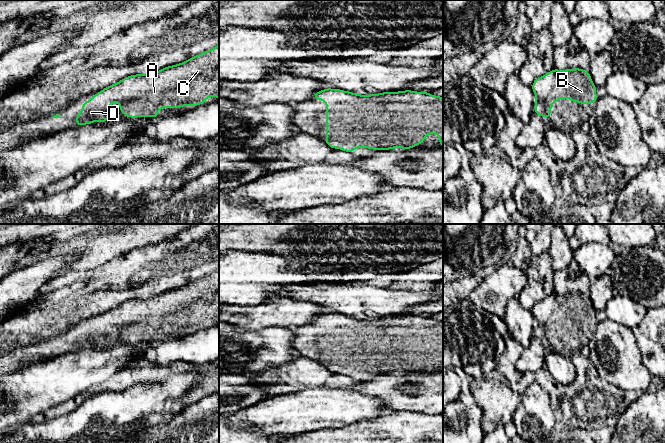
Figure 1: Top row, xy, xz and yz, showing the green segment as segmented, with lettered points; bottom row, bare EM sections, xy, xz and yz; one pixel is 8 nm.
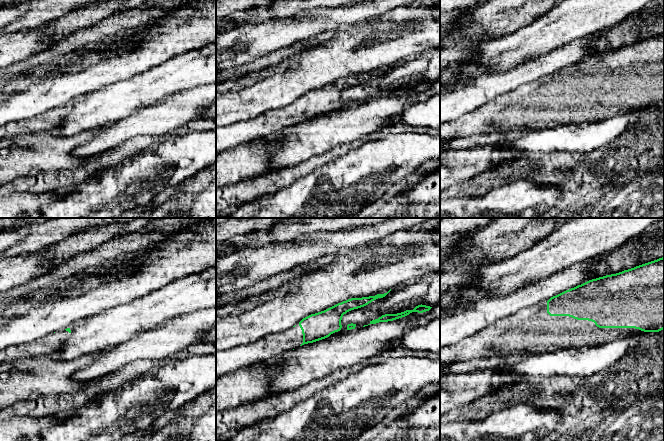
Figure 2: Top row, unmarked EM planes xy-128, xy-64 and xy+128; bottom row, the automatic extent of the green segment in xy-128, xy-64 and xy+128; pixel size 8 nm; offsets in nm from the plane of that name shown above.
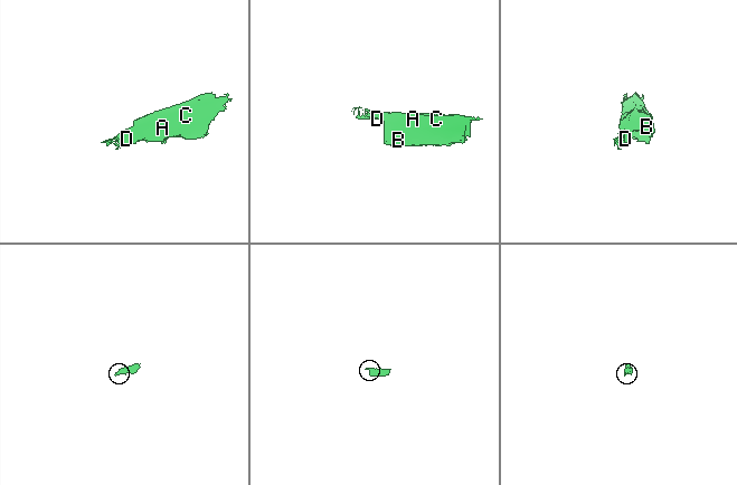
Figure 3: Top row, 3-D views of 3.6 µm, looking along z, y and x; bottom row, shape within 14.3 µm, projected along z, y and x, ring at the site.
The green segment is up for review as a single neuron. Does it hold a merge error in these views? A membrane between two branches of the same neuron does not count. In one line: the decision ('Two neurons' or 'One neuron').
One neuron

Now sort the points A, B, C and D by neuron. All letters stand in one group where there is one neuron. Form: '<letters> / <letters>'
A B C D

